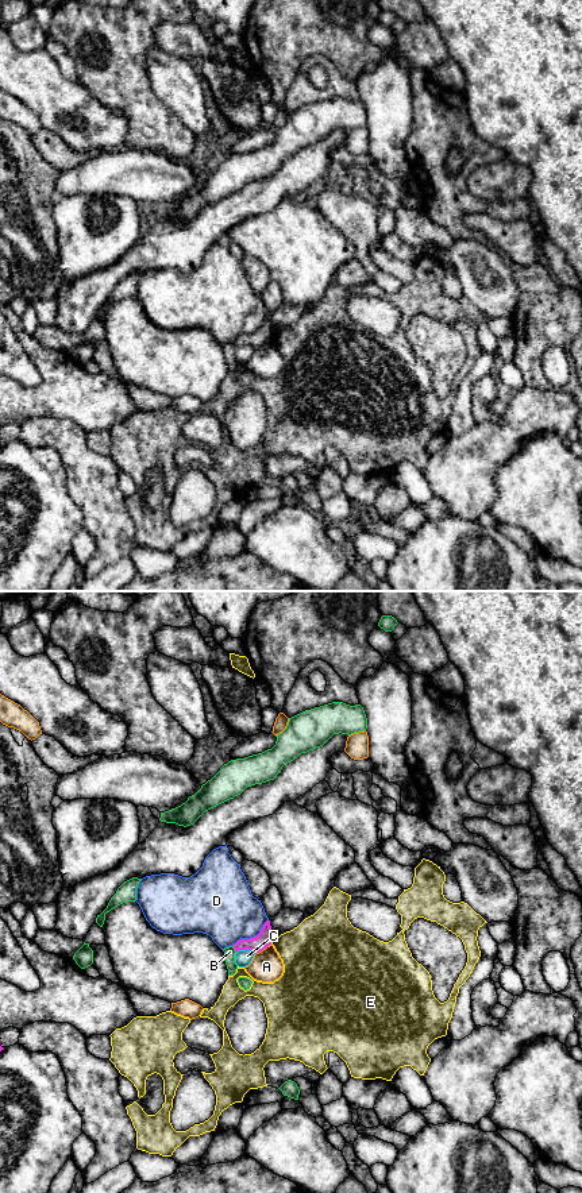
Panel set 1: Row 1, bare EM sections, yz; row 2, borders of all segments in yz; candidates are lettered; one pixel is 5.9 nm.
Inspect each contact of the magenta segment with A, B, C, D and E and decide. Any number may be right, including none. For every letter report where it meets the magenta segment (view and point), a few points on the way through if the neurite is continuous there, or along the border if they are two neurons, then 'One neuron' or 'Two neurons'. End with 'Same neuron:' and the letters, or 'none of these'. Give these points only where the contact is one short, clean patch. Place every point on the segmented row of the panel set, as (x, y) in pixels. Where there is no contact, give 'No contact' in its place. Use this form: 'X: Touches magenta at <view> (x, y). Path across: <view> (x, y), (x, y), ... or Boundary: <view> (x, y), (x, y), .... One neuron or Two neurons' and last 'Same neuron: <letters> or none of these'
A: Touches magenta at yz (262, 949). Two neurons
B: Touches magenta at yz (234, 948). Two neurons
C: Touches magenta at yz (246, 948). Boundary: yz (236, 950), (246, 949), (255, 953). Two neurons
D: Touches magenta at yz (251, 938). Two neurons
E: Touches magenta at yz (272, 941). Two neurons
Same neuron: none of these

